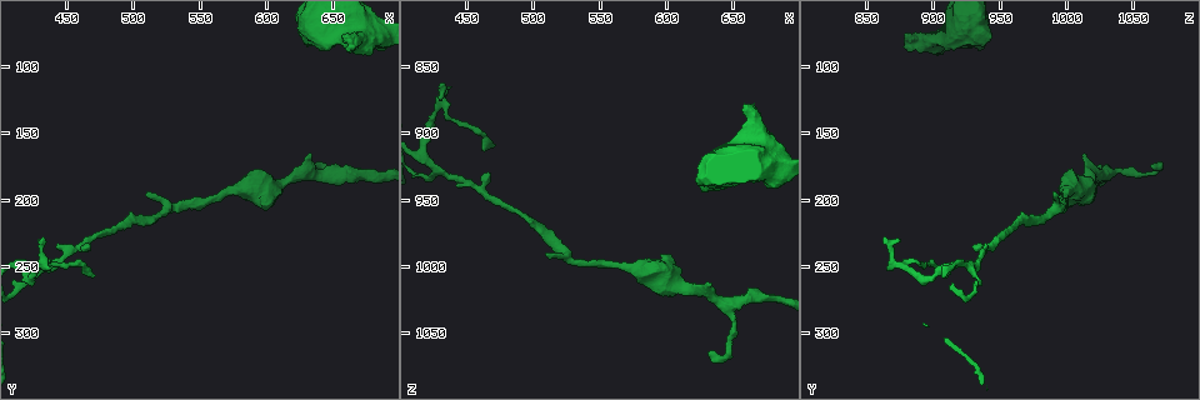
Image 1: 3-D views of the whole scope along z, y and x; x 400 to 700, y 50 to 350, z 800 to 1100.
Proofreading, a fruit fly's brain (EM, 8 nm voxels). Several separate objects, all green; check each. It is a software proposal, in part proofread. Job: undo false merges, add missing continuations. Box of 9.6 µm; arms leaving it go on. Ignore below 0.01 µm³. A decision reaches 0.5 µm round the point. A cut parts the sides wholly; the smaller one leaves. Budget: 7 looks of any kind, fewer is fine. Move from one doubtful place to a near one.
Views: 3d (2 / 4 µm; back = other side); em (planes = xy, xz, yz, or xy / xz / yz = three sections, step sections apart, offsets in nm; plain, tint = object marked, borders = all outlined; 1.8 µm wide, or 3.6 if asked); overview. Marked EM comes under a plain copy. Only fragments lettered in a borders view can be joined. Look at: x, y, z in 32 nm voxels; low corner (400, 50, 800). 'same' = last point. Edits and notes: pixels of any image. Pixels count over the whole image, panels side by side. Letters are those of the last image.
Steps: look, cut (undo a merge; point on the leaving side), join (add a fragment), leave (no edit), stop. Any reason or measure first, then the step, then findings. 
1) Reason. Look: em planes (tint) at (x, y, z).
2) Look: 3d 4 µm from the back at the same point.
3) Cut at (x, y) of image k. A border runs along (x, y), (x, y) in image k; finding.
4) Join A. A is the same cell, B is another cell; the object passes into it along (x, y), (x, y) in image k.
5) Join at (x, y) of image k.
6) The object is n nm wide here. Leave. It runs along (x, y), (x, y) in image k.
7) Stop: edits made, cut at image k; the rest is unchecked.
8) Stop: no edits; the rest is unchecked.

Free end. Look: 3d 4 µm at (658, 76, 880).

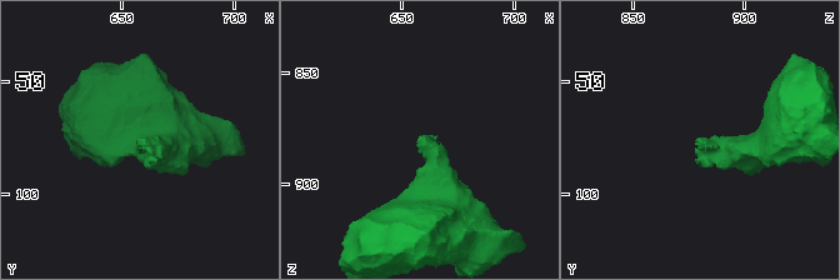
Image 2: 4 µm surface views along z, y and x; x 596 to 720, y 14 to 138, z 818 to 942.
Look: em 3.6 µm xy step 4 (tint) at (660, 77, 880).

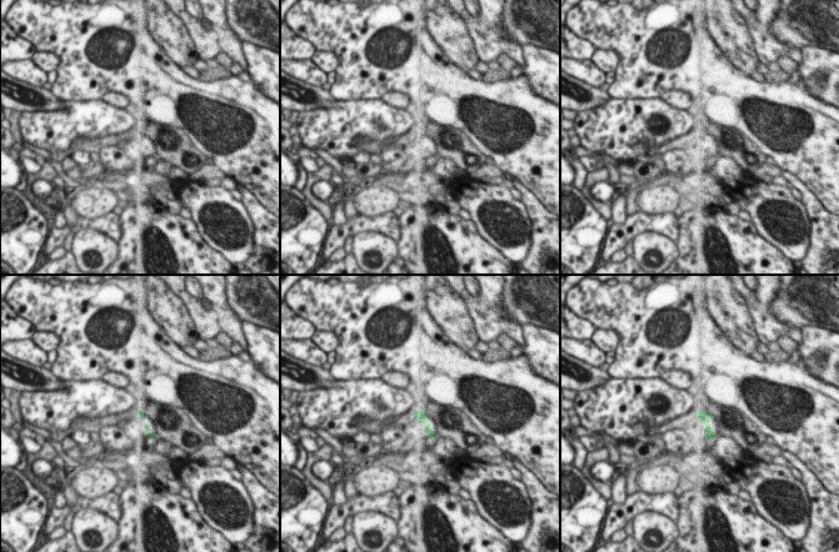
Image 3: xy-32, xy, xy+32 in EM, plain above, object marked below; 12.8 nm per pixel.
Look: em 3.6 µm planes (borders) at the same point.

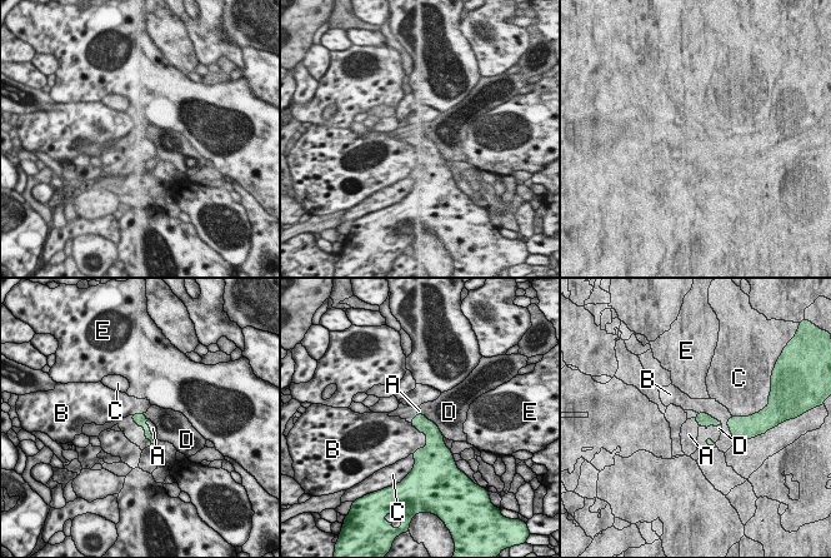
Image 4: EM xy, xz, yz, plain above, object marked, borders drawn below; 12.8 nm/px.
Join at (153, 428) of image 4. A is the same cell, B, C, D and E are other cells; the object passes into it along (140, 419), (149, 431), (153, 428) in image 4; the neuron continues.

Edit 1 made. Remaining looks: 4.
An open end. Look: em planes (borders) at (510, 196, 990).

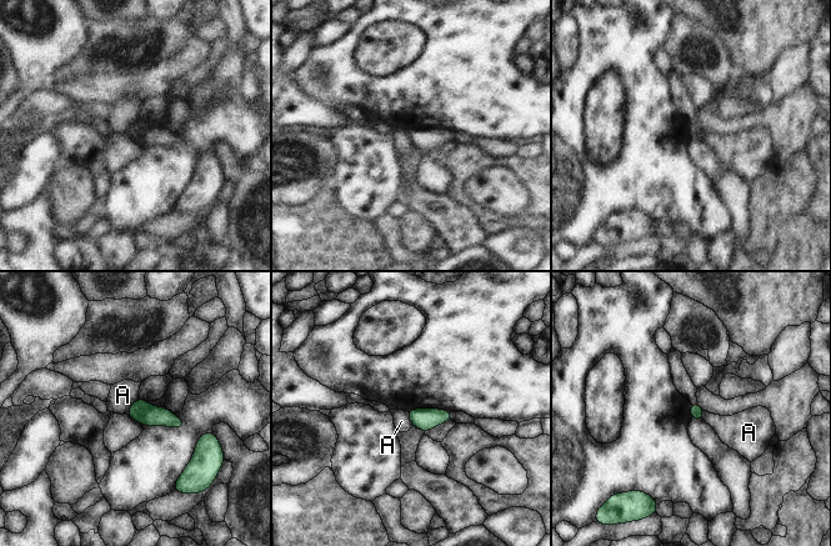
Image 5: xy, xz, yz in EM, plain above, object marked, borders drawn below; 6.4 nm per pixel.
Leave. A is another cell; no lettered fragment goes on from it.

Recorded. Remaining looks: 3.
Branch point. Look: em planes (borders) at (432, 250, 930).

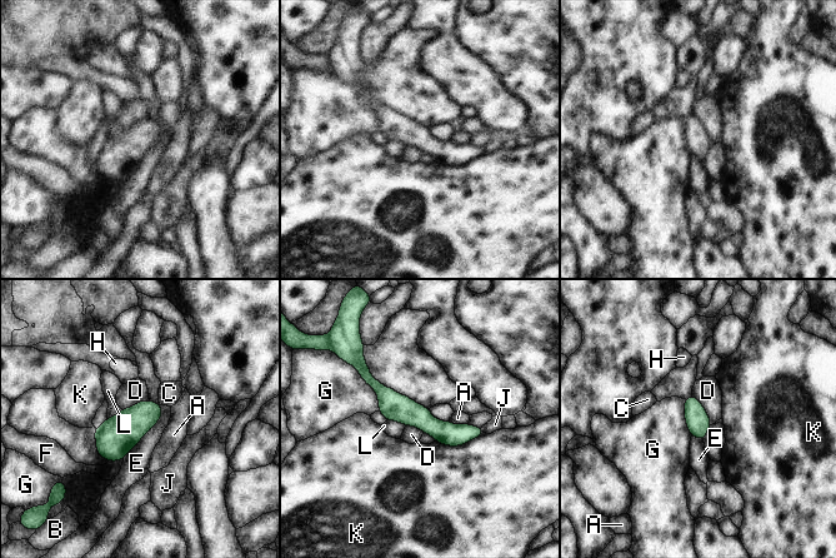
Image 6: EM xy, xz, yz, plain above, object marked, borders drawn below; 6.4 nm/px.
Leave. A, B, C, D, E, F, G, H, J, K and L are other cells; a border runs along (692, 394), (701, 403), (711, 424) in image 6; continuous, no second neuron.

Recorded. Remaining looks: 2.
Stop: edits made, join at image 4; the rest is unchecked.

